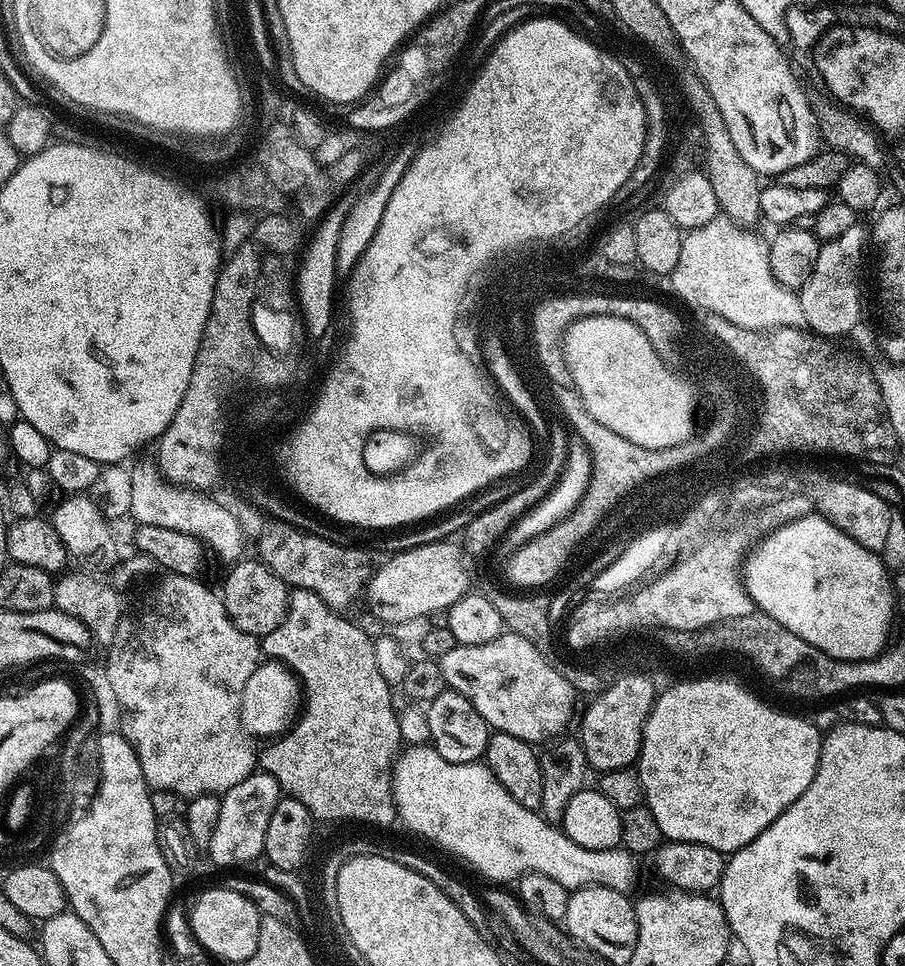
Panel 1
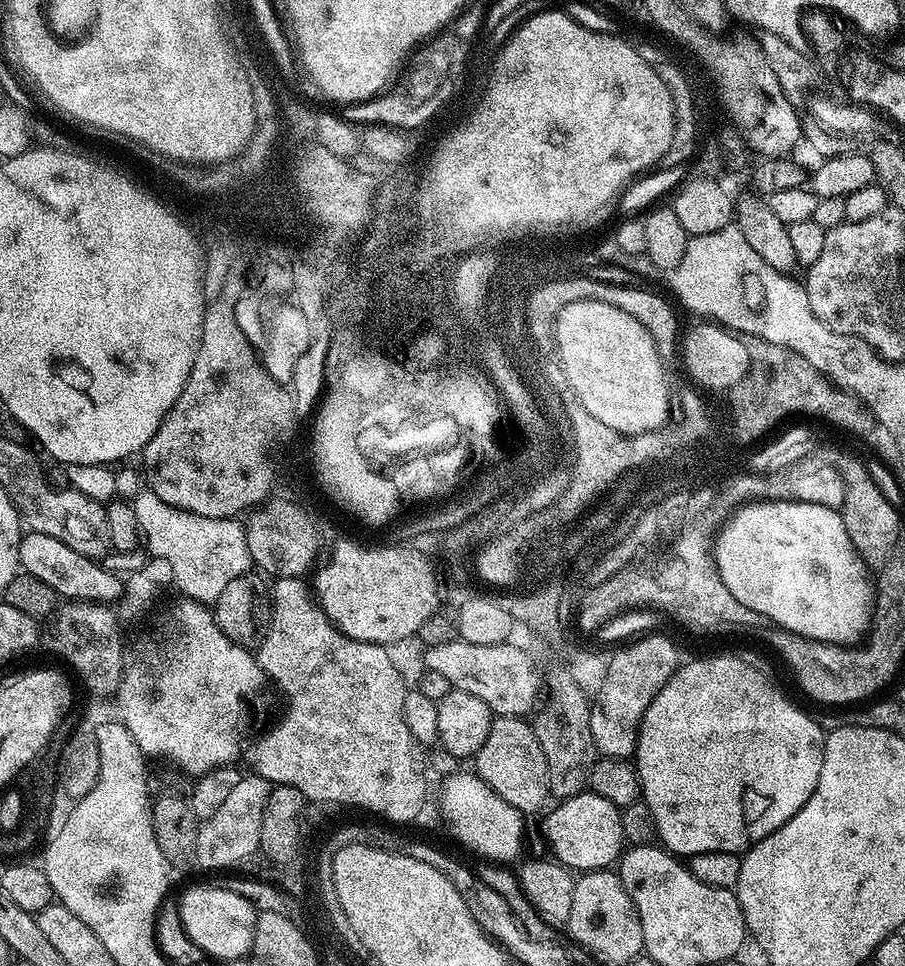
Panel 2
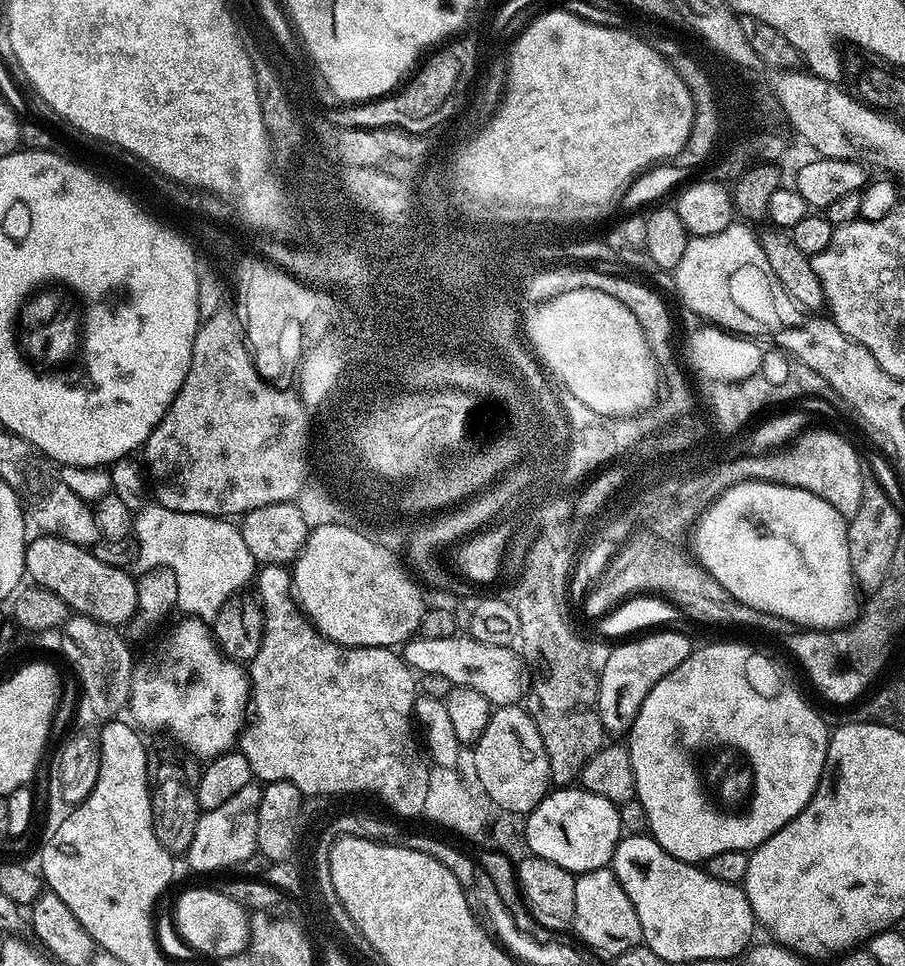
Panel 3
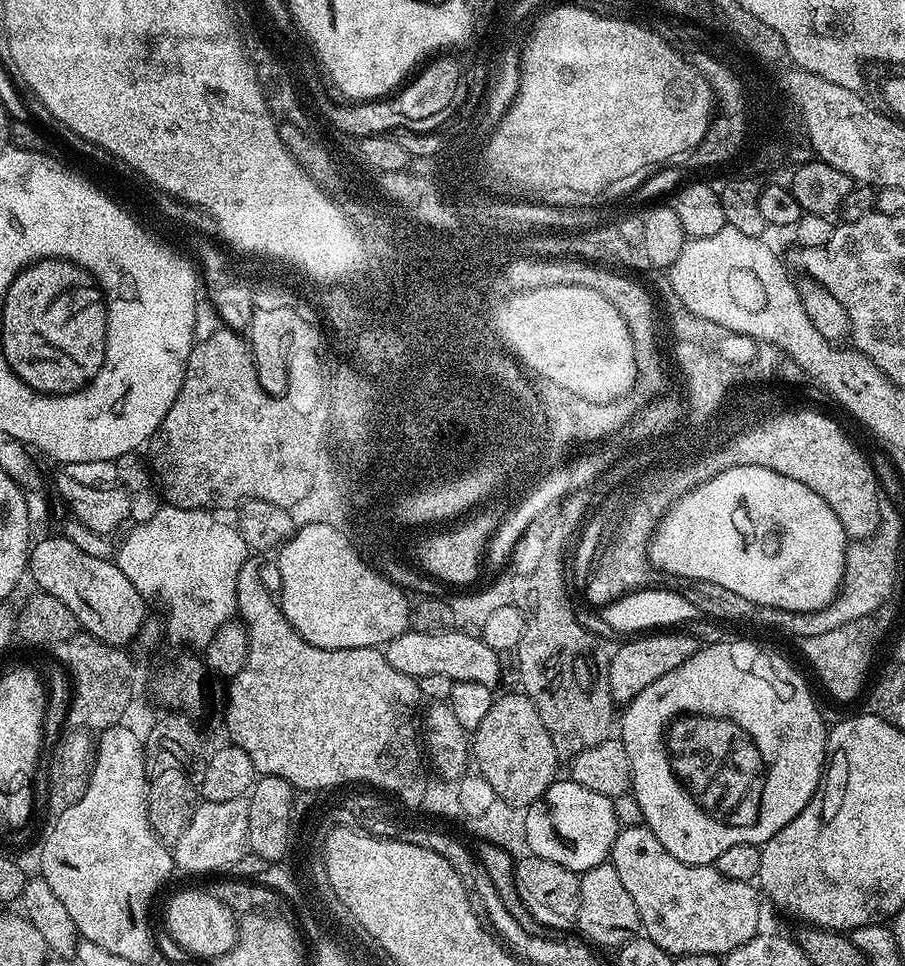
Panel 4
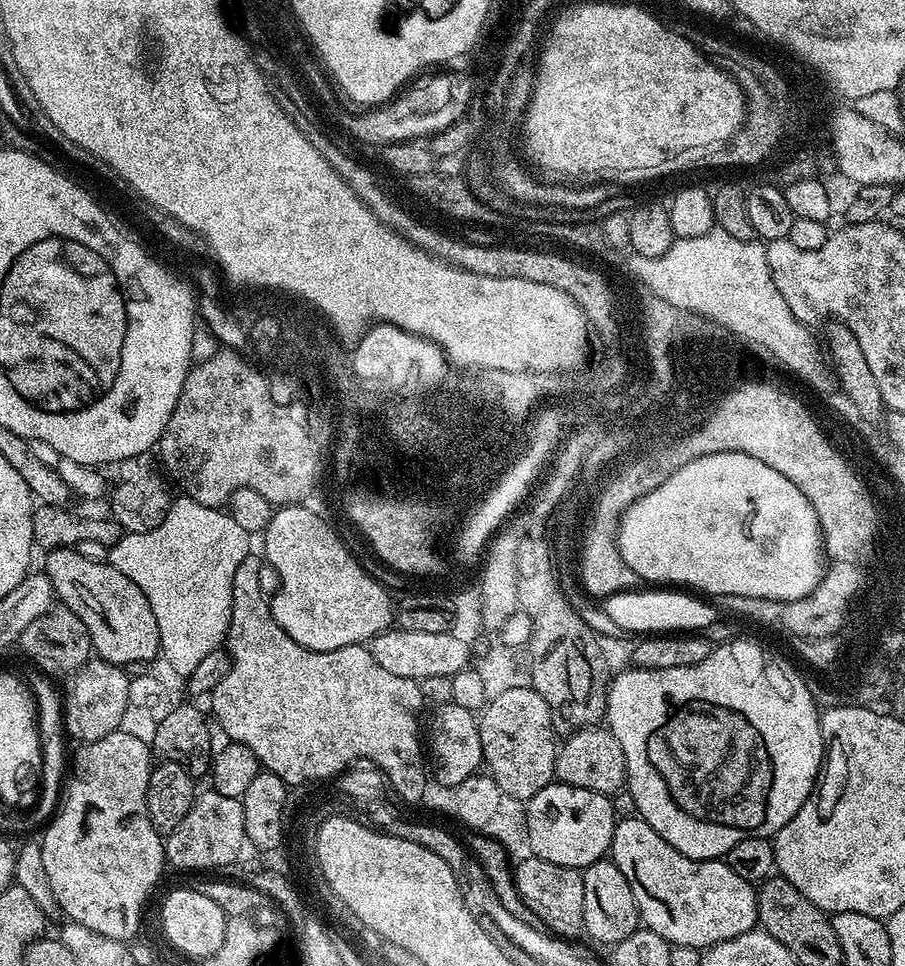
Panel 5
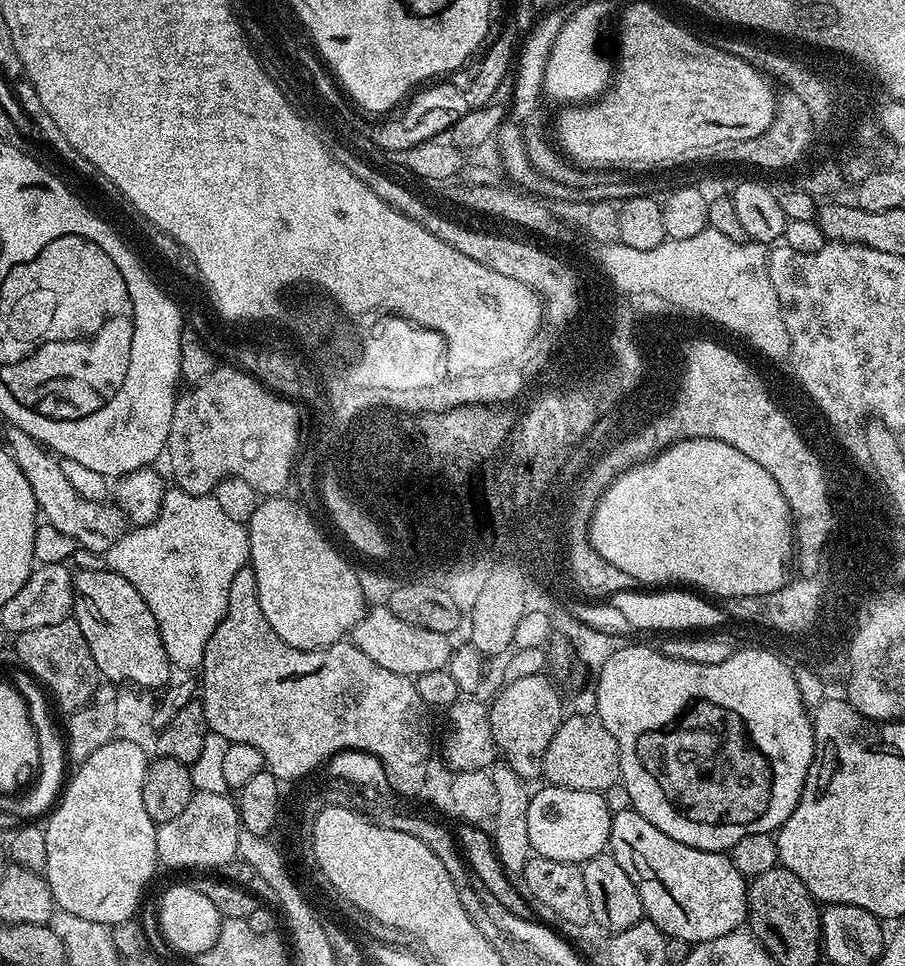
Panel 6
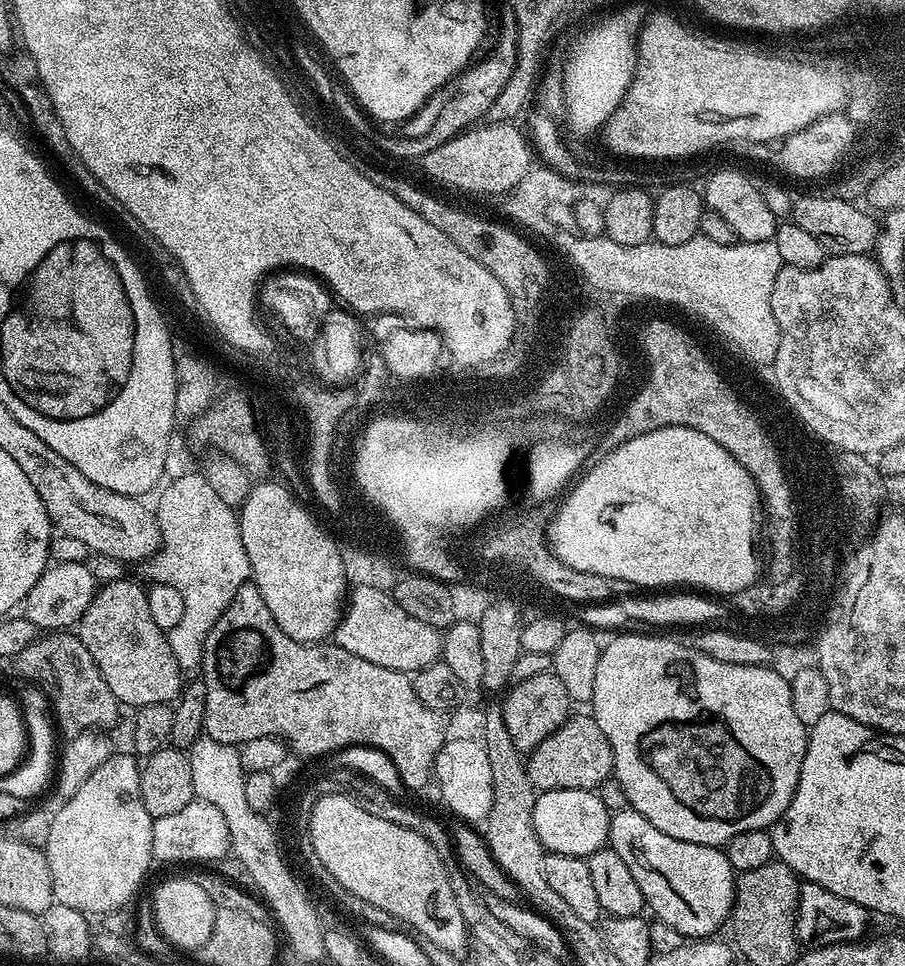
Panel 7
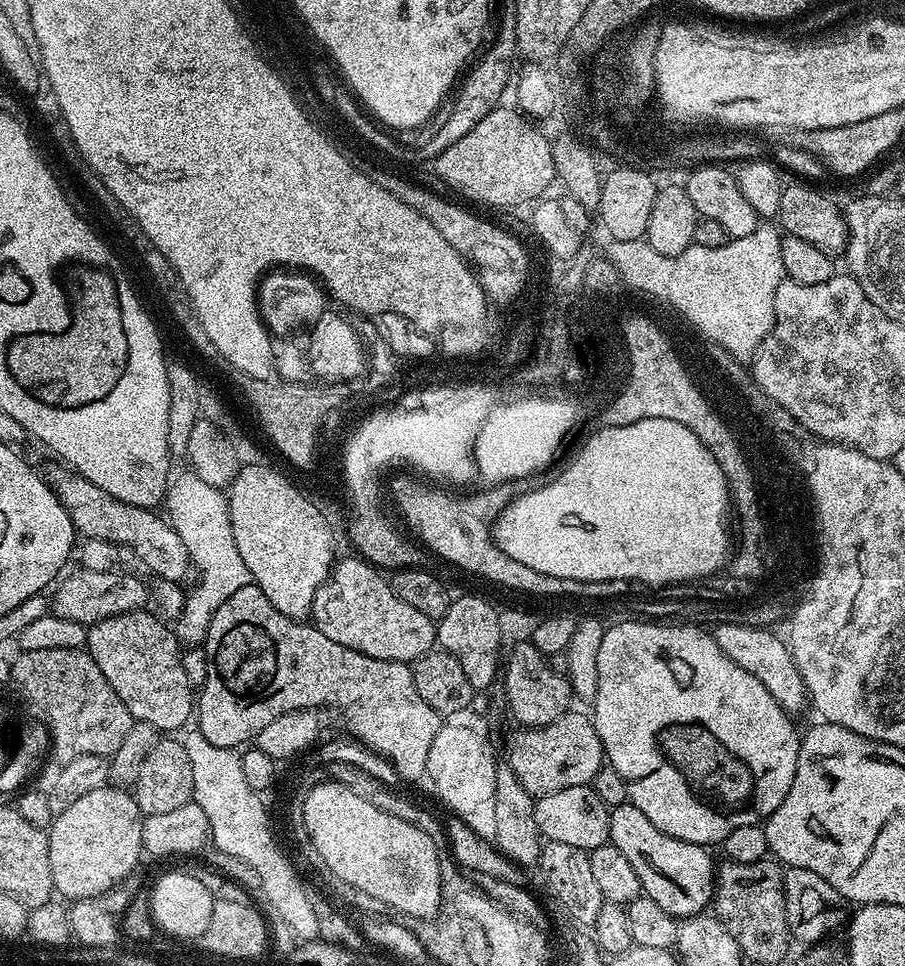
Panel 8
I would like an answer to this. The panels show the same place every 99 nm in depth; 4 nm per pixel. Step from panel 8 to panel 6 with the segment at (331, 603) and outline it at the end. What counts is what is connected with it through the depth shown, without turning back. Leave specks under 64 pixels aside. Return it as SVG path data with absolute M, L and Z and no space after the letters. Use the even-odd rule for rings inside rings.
M372 606L365 611L365 614L350 633L351 643L362 650L362 654L367 654L378 666L385 670L394 670L394 674L402 674L409 678L415 678L418 674L426 674L429 670L442 670L448 667L448 659L453 654L454 644L448 636L438 634L434 630L422 630L422 626L410 626L410 622L402 622L398 614L394 614L387 606Z

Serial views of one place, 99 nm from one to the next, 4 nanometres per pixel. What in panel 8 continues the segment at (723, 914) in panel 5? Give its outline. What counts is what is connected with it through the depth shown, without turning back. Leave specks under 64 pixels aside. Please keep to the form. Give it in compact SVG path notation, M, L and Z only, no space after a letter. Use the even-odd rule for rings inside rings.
M631 802L611 809L608 838L615 848L622 850L630 866L634 866L641 893L658 902L666 914L675 918L699 916L713 903L717 865L712 864L708 853L711 851L705 845L682 842L658 830L658 826Z

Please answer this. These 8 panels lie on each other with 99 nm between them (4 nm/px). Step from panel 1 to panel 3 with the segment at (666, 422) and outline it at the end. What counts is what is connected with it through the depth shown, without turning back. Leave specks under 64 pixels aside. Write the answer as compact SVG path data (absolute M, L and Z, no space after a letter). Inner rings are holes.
M570 290L570 294L558 294L558 298L537 305L526 320L526 340L539 363L564 383L563 391L602 416L630 417L635 408L644 408L647 399L652 399L652 384L662 380L638 318L618 298L600 290Z

